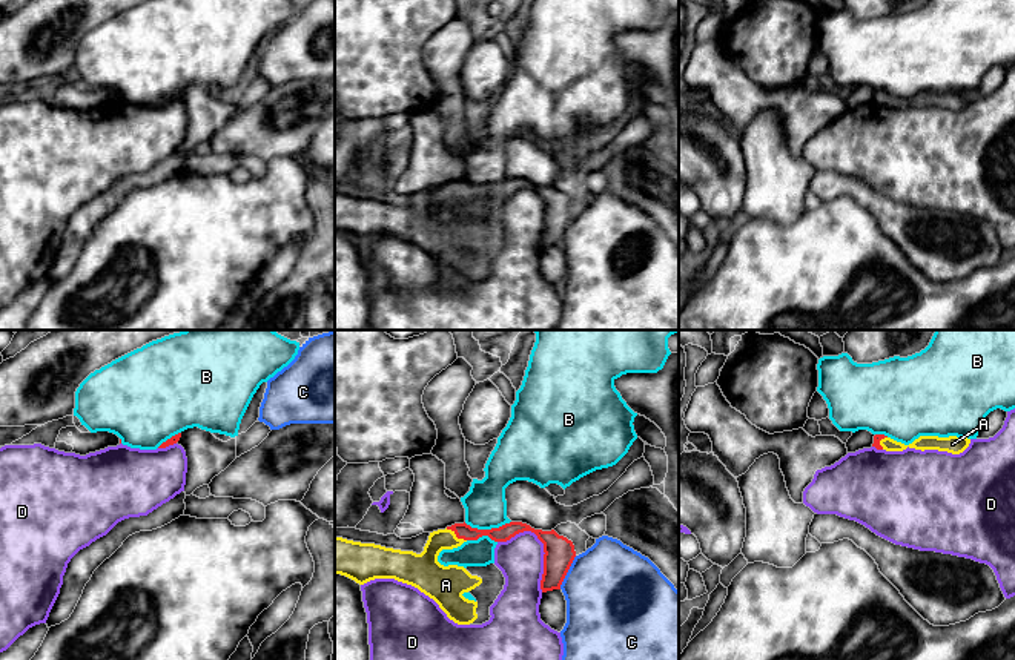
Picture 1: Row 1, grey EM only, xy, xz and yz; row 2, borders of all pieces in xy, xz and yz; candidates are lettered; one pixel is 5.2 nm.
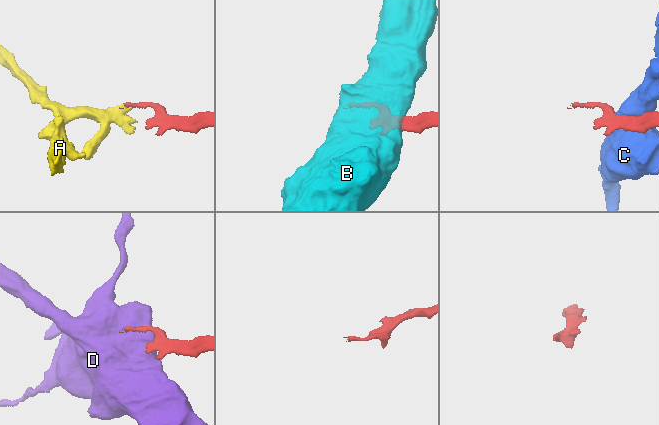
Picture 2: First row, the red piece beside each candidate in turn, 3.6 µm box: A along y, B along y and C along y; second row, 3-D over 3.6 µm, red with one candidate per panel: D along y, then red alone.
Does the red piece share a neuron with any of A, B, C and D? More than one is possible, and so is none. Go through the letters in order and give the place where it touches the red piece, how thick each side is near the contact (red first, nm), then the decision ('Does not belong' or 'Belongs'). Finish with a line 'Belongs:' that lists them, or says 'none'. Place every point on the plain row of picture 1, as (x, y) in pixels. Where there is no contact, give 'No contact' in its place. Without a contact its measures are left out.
A: Touches red at xz (456, 192). Thickness 90 nm (red) against 180 nm. Belongs
B: Touches red at xz (487, 186). Thickness 90 nm (red) against 220 nm. Does not belong
C: Touches red at xz (567, 227). Thickness 160 nm (red) against 480 nm. Does not belong
D: Touches red at xz (544, 201). Thickness 160 nm (red) against 240 nm. Does not belong
Belongs: A

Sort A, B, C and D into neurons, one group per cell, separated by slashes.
A / B / C / D

